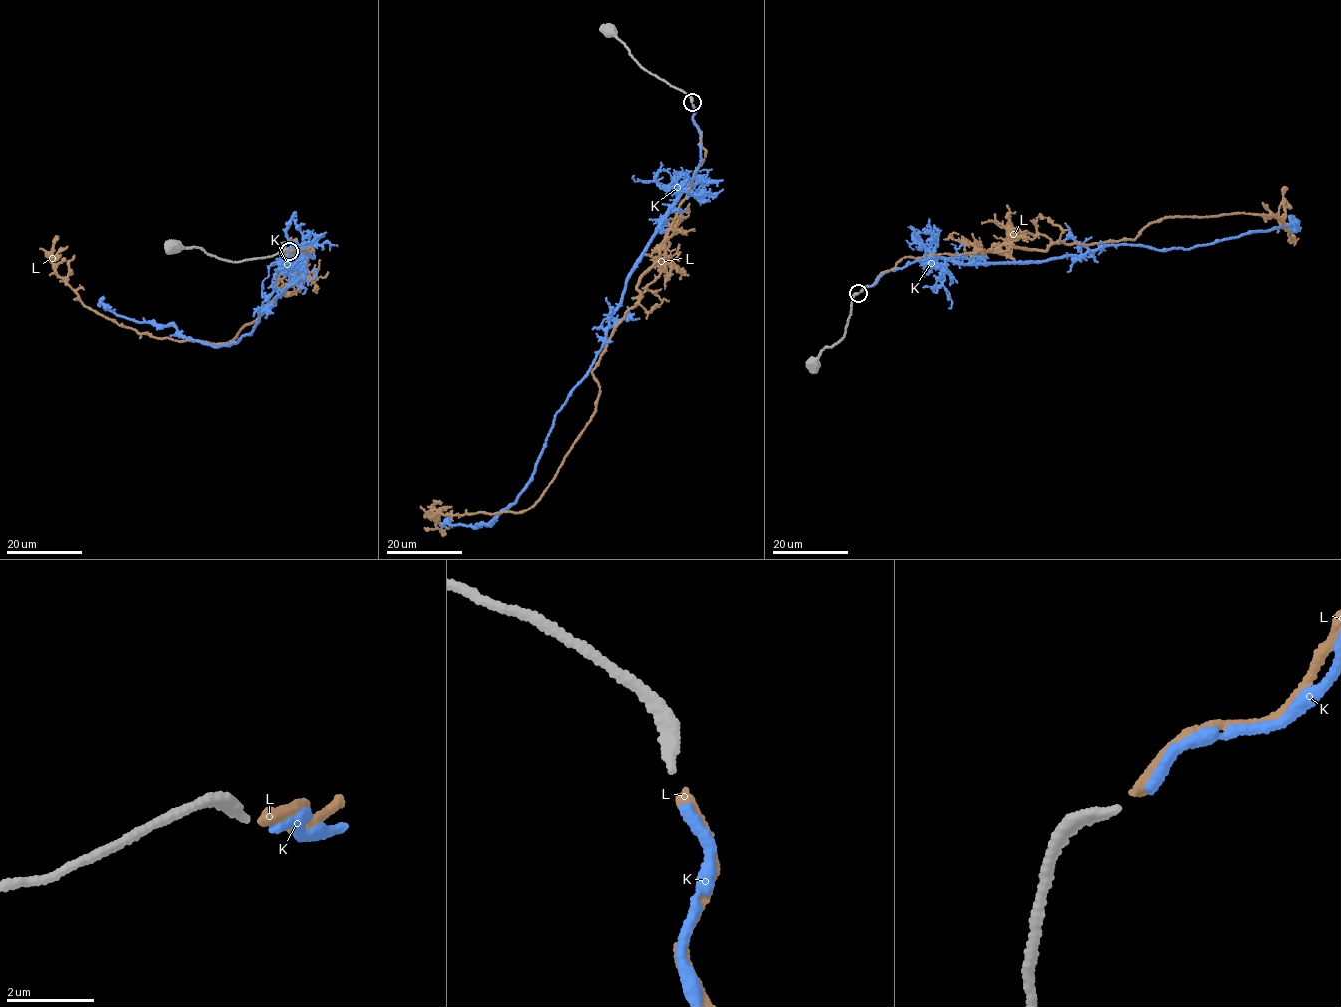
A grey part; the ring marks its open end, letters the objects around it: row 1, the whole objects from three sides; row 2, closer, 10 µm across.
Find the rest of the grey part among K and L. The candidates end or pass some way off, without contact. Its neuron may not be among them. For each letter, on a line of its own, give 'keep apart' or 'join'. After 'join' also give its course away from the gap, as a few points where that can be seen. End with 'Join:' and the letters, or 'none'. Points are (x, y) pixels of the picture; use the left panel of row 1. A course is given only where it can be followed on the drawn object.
K: keep apart
L: join | via (290, 251), (313, 249), (289, 293), (212, 344), (119, 326), (55, 271), (53, 247), (39, 248)
Join: L

